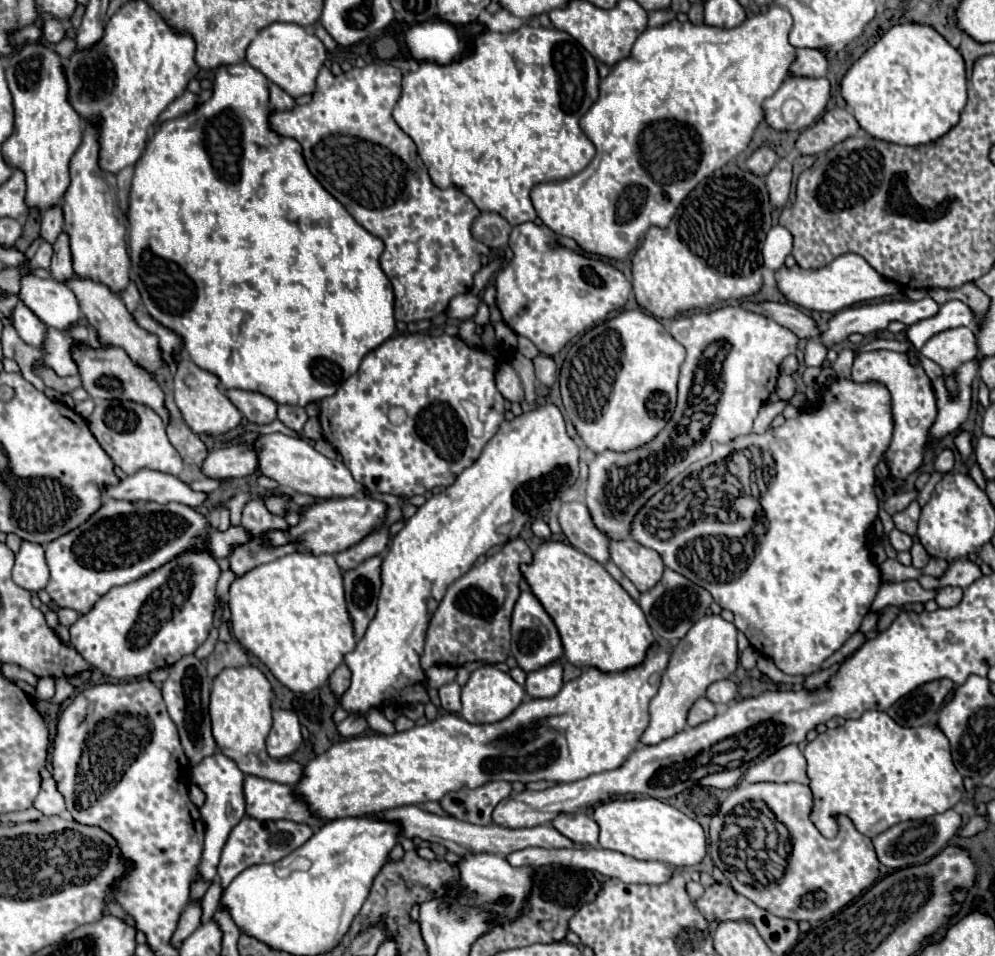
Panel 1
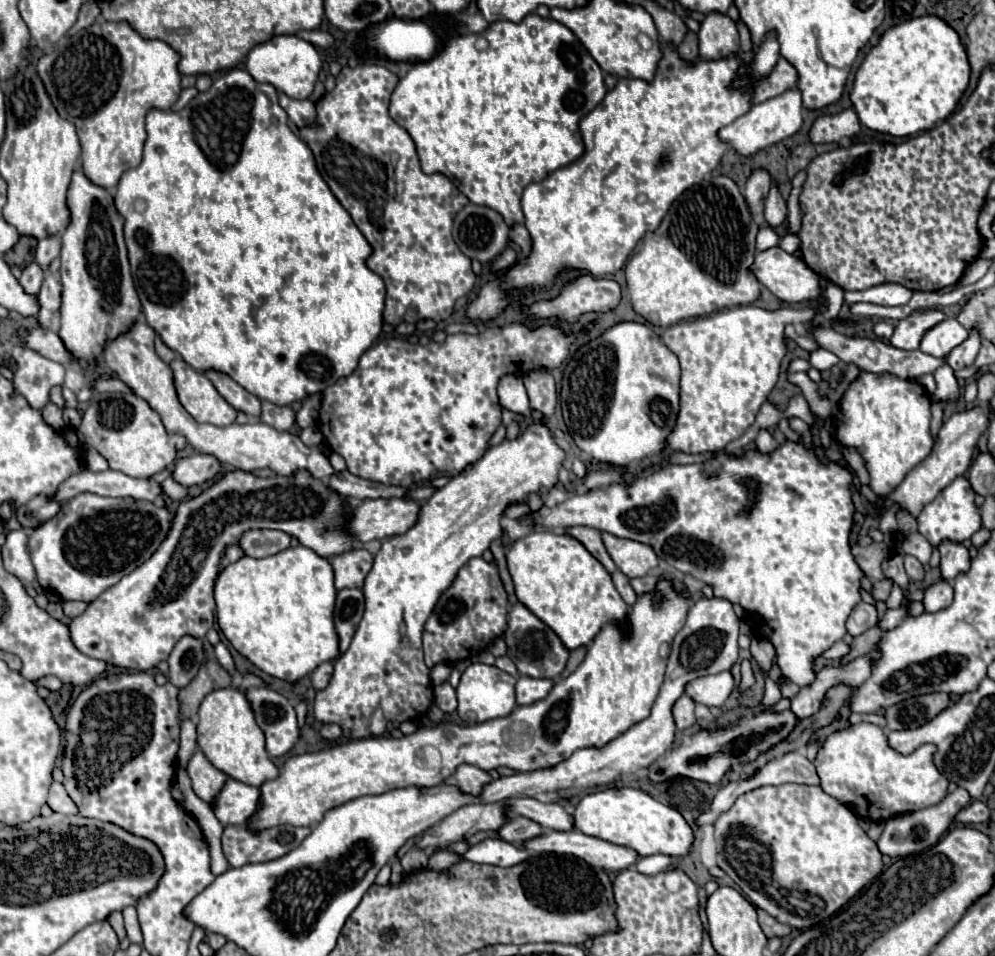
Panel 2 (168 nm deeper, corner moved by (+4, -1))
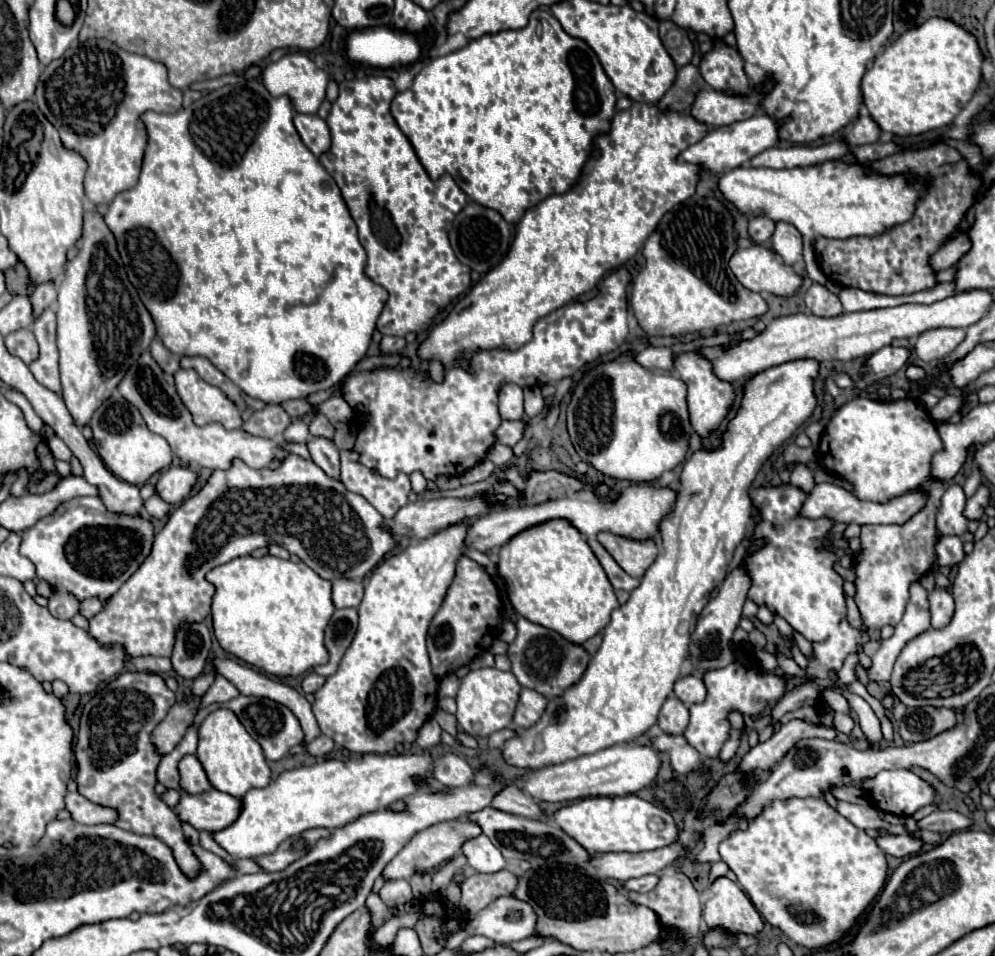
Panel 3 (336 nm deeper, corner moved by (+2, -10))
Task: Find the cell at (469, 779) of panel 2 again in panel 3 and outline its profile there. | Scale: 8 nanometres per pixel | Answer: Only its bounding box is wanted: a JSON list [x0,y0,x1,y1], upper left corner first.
[434,754,476,786]

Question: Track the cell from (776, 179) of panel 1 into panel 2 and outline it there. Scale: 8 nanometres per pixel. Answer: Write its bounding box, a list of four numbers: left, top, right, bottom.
[764,185,788,229]

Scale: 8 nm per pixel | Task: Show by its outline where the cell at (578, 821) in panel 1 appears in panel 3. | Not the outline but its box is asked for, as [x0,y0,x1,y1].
[492,786,544,820]

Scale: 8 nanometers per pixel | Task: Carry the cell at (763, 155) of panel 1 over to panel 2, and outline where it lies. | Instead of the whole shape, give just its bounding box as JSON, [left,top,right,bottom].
[746,169,770,217]

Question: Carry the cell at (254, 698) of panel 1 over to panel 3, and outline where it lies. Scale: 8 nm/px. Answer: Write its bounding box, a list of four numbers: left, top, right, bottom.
[198,708,270,798]

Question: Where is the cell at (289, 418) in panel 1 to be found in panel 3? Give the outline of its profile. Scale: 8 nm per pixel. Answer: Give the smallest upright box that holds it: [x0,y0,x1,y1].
[244,404,292,438]

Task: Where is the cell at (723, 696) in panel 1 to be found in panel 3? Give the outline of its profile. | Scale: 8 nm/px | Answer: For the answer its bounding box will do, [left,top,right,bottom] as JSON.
[674,676,706,704]

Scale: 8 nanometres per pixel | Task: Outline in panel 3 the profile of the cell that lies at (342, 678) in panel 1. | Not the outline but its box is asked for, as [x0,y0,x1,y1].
[302,672,326,694]

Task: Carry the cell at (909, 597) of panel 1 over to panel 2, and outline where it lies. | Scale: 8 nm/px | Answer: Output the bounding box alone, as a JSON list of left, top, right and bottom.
[846,601,874,637]

